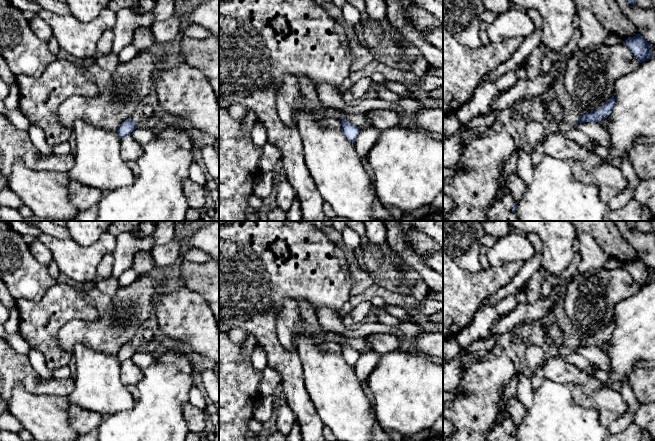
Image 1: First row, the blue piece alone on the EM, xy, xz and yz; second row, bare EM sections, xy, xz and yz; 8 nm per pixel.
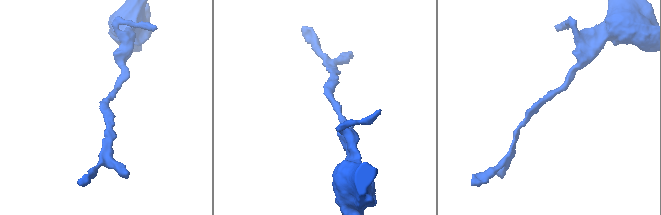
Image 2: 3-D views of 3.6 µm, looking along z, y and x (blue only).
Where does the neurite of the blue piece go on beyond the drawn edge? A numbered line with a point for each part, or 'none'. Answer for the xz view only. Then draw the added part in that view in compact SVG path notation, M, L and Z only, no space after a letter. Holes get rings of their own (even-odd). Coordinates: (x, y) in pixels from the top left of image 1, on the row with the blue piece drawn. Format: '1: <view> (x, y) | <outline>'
none

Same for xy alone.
none

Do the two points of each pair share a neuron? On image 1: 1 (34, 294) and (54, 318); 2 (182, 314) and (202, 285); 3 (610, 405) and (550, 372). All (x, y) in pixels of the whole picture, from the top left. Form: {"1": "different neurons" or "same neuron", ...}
{"1": "different neurons", "2": "different neurons", "3": "same neuron"}

